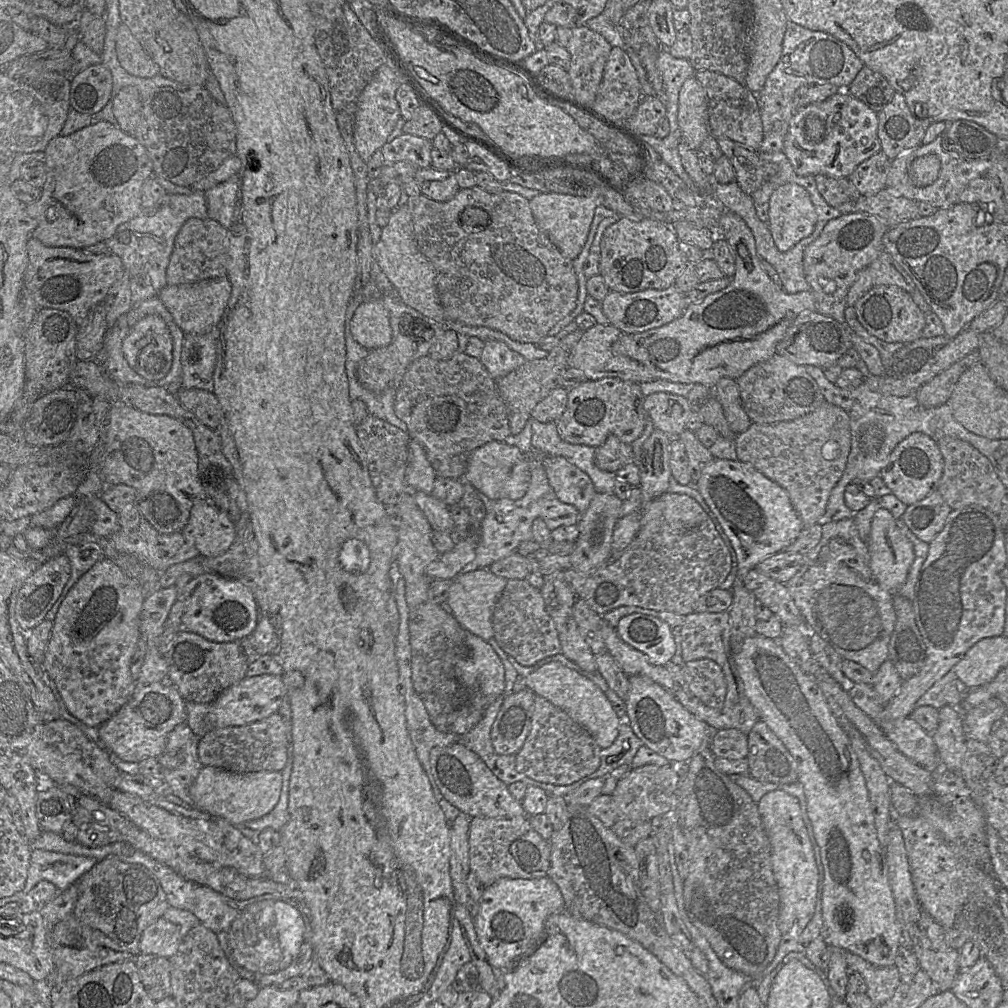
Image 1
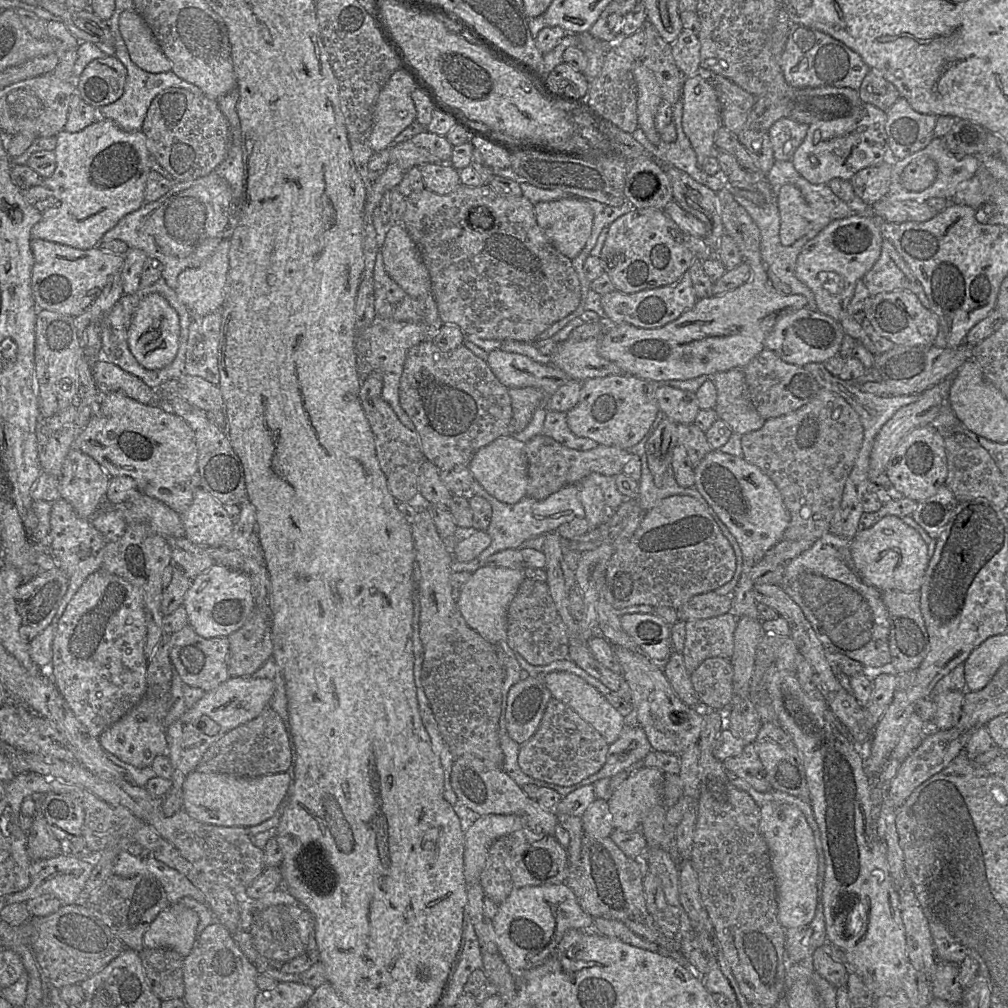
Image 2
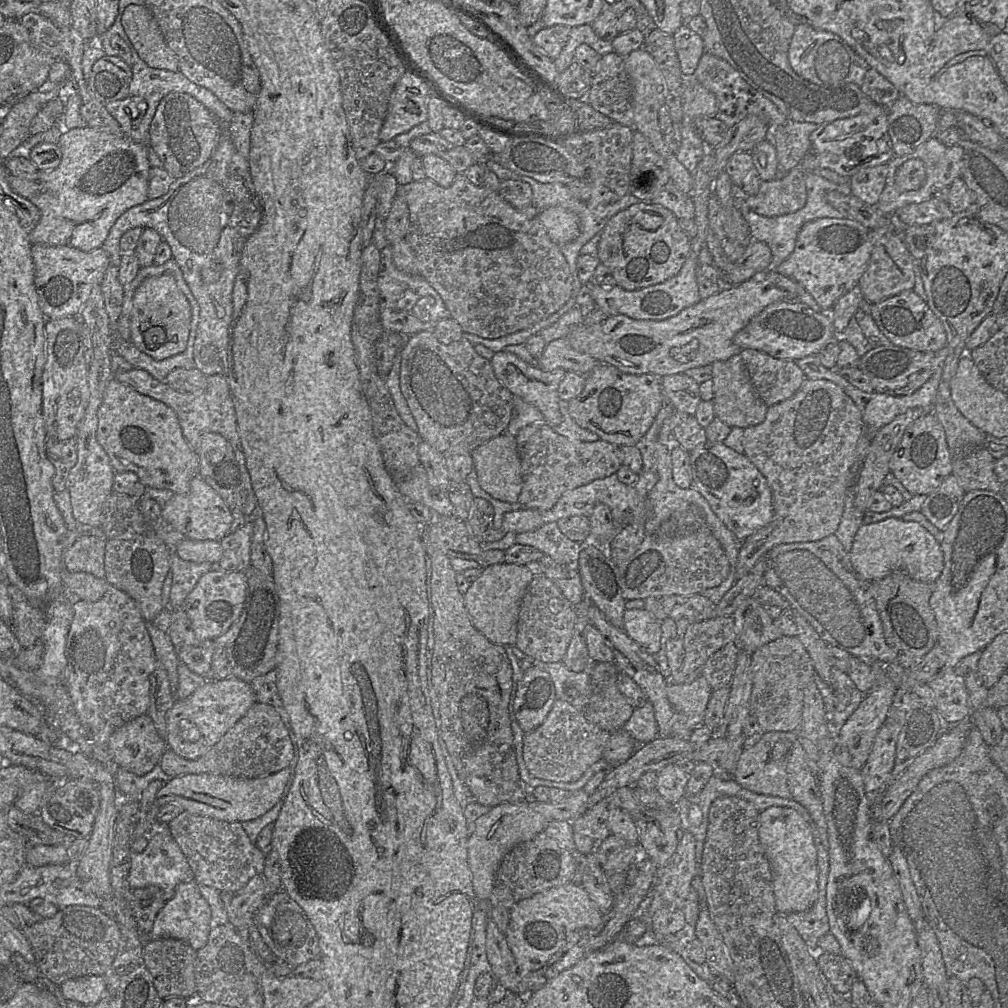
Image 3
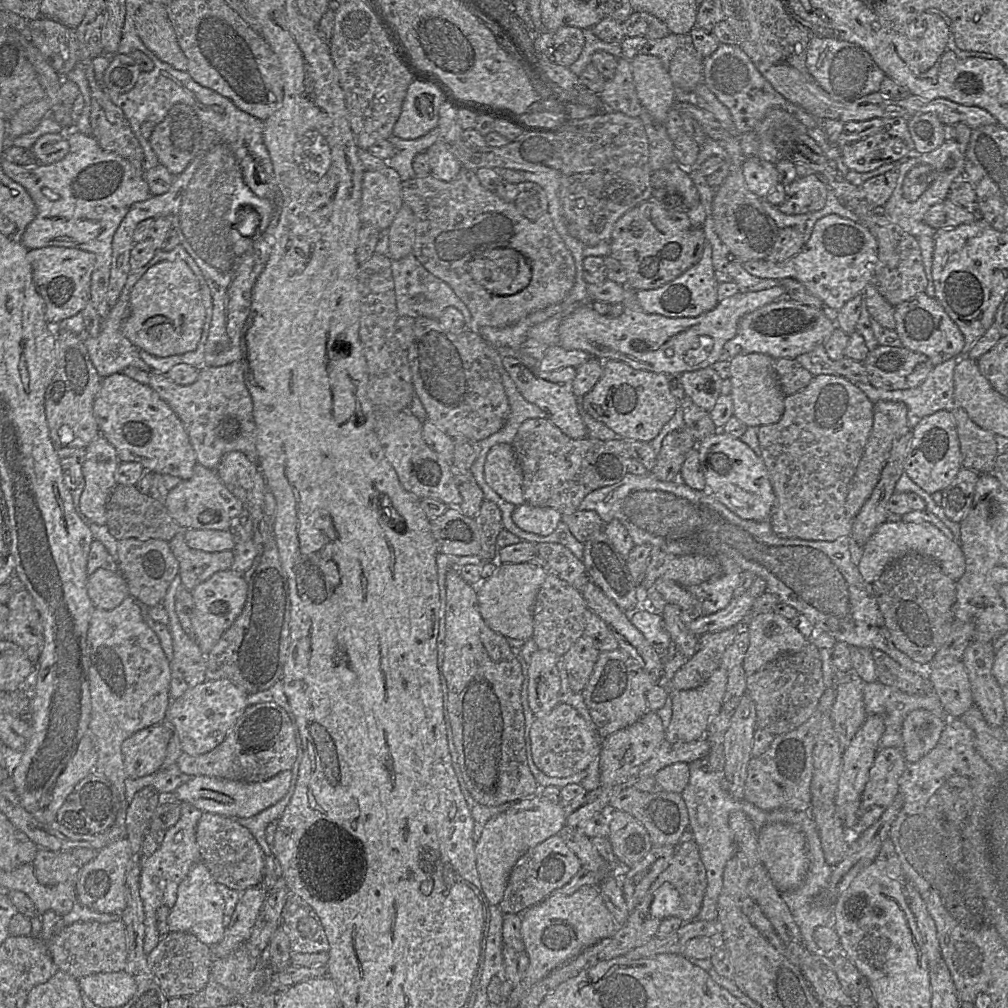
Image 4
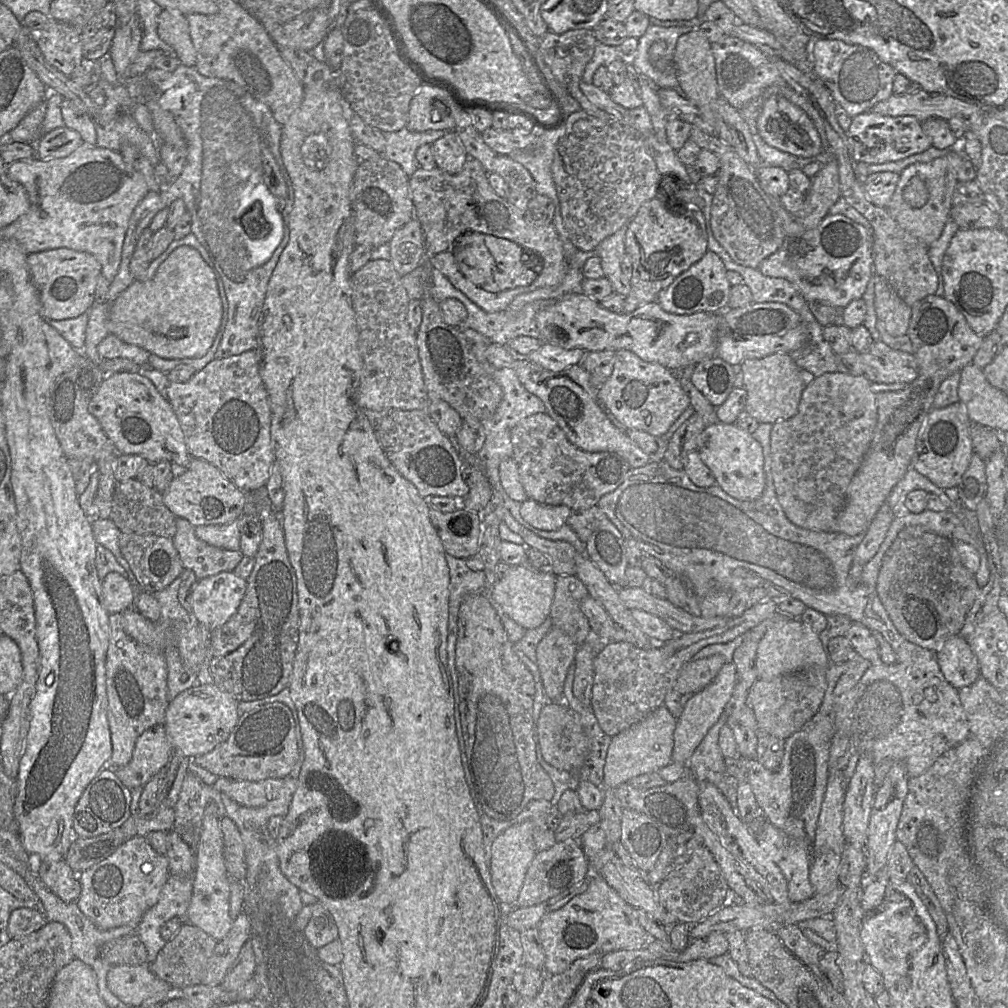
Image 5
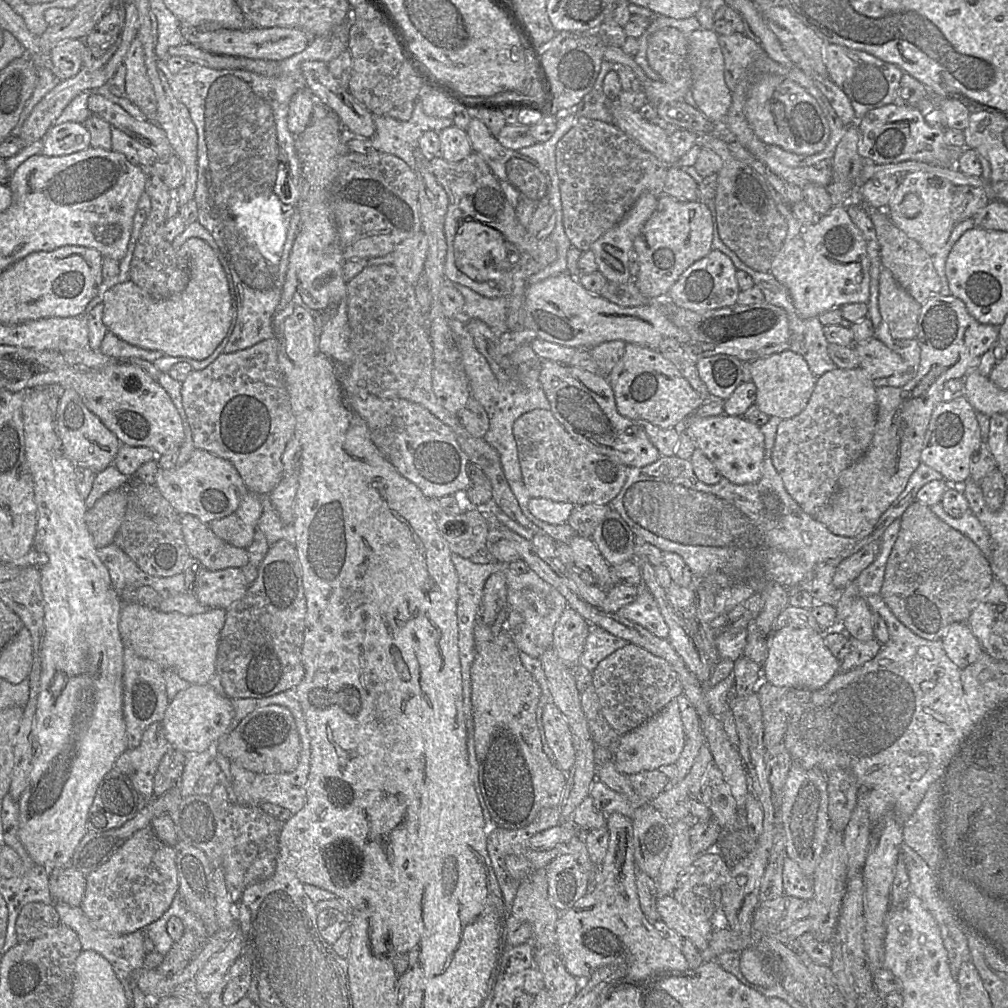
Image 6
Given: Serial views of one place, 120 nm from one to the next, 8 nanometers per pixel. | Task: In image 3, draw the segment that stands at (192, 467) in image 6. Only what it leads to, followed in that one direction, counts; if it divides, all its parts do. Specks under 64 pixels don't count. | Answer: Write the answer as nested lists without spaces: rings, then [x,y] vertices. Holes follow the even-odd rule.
[[[199,474],[190,481],[187,493],[174,494],[163,506],[161,517],[186,538],[196,541],[220,541],[230,532],[233,522],[232,510]]]

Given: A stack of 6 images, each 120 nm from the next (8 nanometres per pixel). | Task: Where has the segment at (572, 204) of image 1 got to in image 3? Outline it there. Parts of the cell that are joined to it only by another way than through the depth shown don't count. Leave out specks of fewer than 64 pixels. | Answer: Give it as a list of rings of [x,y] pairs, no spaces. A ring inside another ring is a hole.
[[[562,206],[540,210],[539,218],[550,239],[559,246],[575,240],[580,234],[579,216]]]

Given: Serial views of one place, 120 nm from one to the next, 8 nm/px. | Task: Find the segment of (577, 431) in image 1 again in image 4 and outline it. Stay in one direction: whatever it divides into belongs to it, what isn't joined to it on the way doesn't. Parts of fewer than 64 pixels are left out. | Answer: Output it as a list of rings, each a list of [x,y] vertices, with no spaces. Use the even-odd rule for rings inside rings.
[[[605,360],[603,374],[593,389],[580,399],[580,408],[604,423],[621,439],[651,442],[680,405],[671,393],[667,375],[632,368],[619,360]]]

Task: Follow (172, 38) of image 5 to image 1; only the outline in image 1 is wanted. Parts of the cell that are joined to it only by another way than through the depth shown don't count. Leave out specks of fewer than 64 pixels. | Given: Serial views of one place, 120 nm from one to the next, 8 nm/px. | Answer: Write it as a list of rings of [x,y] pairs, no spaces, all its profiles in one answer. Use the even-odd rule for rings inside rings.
[[[125,24],[119,25],[115,41],[118,61],[129,74],[142,78],[159,74],[159,66]]]

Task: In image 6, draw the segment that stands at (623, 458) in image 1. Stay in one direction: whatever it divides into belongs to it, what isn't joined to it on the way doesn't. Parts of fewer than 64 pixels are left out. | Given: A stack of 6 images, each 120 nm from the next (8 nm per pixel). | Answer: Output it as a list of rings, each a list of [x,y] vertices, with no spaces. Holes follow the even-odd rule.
[[[534,409],[513,424],[520,469],[531,498],[579,504],[609,504],[620,492],[627,467],[618,458],[595,452],[575,441],[550,409]]]

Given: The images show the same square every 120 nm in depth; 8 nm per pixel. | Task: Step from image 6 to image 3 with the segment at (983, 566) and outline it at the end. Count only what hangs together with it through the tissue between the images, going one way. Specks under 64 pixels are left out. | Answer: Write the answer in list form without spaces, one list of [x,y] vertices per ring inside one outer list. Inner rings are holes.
[[[893,572],[871,582],[871,593],[883,626],[884,638],[896,653],[896,663],[905,669],[916,667],[937,645],[938,630],[930,607],[933,584],[912,579],[903,572]]]

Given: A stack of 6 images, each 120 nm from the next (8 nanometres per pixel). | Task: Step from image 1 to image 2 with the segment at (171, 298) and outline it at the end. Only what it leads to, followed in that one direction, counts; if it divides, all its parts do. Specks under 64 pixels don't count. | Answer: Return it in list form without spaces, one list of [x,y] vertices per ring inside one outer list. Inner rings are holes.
[[[222,239],[211,256],[198,268],[187,268],[178,277],[178,300],[193,316],[206,316],[223,307],[228,288],[228,239]]]

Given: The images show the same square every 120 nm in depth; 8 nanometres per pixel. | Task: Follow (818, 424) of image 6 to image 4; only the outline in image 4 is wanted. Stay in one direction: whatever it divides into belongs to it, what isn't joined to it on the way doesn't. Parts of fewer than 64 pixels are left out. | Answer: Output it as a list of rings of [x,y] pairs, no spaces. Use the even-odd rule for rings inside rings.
[[[822,374],[814,376],[811,382],[802,390],[785,396],[785,410],[781,419],[774,424],[766,424],[759,427],[758,439],[761,449],[761,457],[764,460],[770,477],[773,493],[774,506],[770,517],[773,532],[782,538],[799,538],[815,541],[834,541],[840,536],[850,536],[852,532],[852,518],[846,511],[846,498],[850,482],[863,455],[866,443],[873,426],[873,402],[852,381],[839,375]]]

